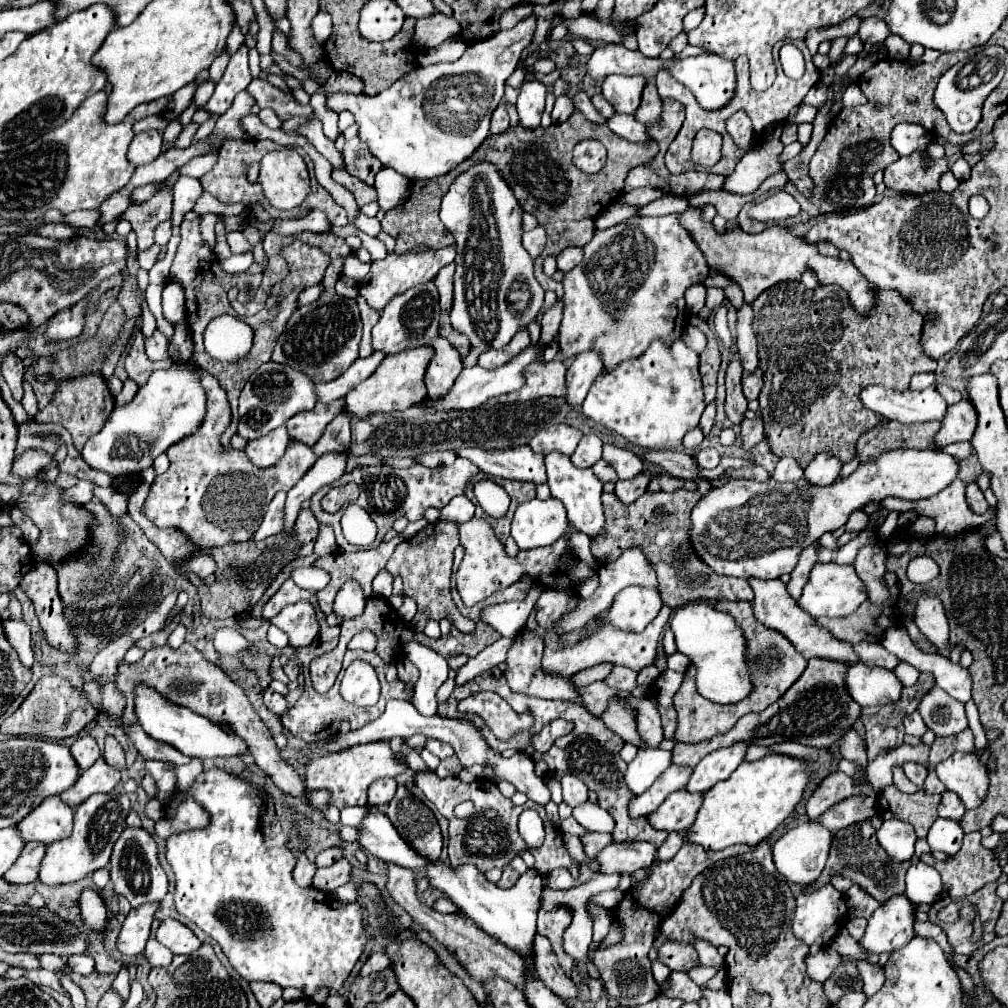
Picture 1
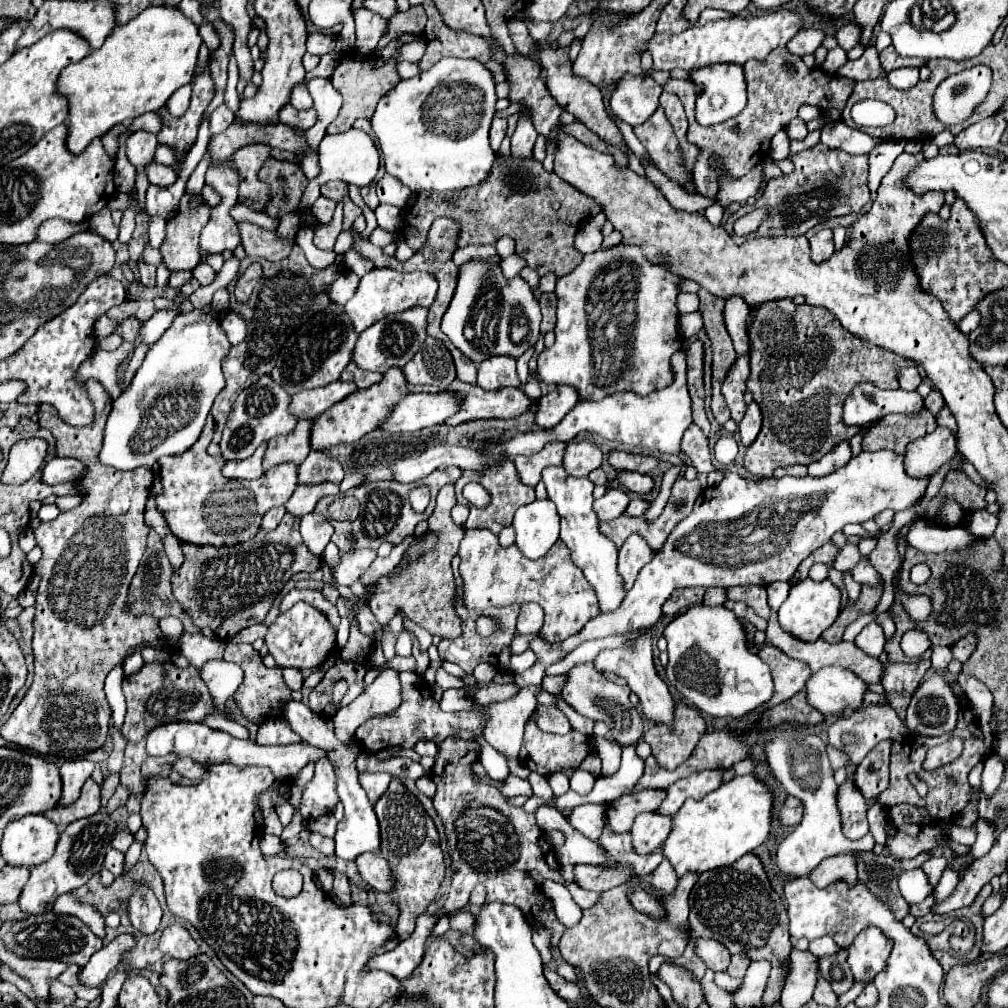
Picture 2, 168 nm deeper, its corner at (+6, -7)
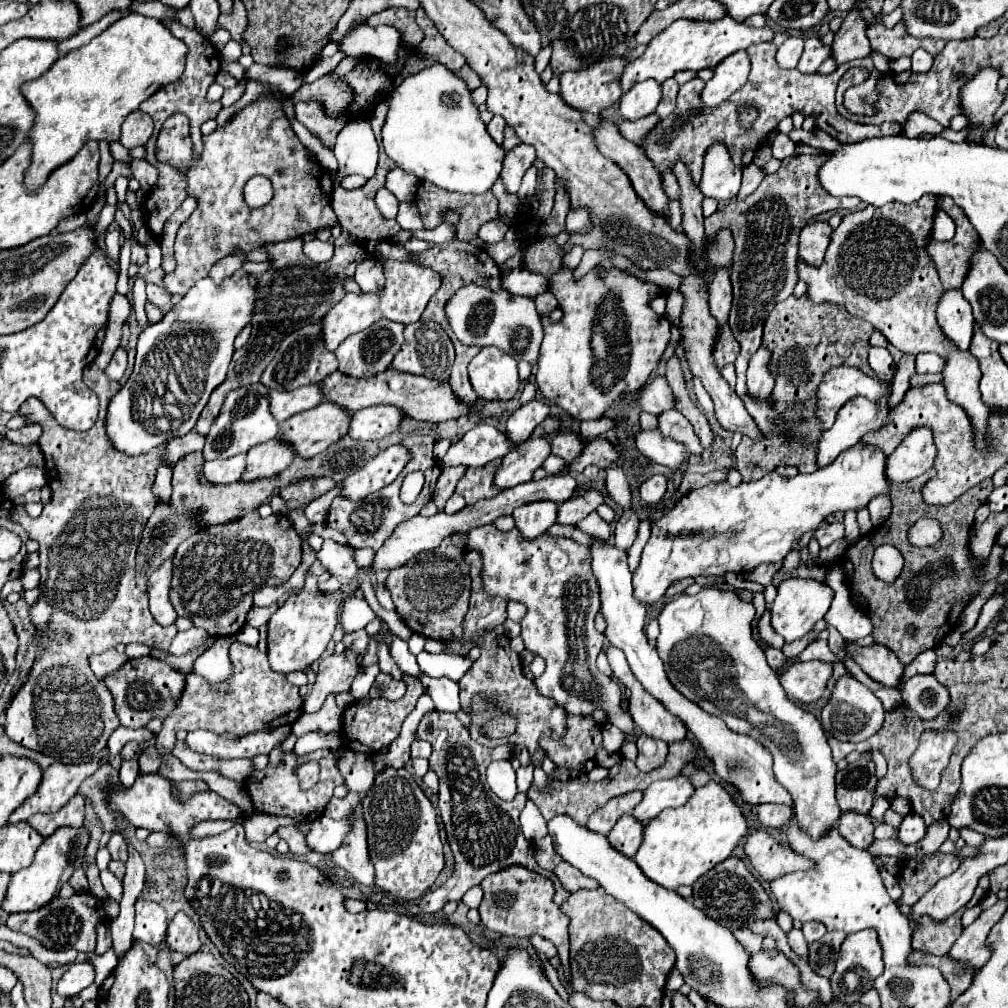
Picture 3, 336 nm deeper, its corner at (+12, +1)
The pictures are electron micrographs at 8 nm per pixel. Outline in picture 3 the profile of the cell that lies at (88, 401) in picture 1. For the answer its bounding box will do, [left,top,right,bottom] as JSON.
[4,364,178,760]

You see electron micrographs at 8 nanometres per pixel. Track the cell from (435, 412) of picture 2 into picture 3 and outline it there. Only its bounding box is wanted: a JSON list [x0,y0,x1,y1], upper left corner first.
[348,406,406,440]

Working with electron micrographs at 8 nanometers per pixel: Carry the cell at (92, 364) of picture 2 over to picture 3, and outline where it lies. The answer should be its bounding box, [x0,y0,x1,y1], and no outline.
[104,346,128,380]

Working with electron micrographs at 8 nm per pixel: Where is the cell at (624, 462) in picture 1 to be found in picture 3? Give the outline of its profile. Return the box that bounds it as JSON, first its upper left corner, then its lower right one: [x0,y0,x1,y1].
[640,474,666,504]

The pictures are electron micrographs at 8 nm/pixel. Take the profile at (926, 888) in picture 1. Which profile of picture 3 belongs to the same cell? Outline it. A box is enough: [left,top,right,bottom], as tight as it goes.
[868,797,890,826]

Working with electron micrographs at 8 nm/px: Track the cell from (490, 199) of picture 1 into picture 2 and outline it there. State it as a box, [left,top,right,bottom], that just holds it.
[442,262,540,364]

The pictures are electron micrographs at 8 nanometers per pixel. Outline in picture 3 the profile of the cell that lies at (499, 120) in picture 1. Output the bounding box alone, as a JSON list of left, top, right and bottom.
[488,116,504,144]

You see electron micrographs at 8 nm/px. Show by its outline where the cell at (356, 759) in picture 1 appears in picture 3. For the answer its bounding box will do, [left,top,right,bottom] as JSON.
[246,748,342,820]

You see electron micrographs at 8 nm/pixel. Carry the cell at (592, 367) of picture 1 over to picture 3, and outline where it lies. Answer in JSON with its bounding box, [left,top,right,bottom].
[506,398,550,442]

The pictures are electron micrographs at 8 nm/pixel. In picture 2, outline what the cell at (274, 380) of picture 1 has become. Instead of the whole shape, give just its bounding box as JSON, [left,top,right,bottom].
[220,376,298,462]

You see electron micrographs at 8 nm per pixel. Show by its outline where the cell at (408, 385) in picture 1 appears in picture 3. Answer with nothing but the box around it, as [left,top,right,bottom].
[278,400,352,458]

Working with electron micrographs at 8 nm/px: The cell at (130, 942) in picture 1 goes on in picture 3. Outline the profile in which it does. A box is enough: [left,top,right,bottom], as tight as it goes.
[58,962,94,996]

